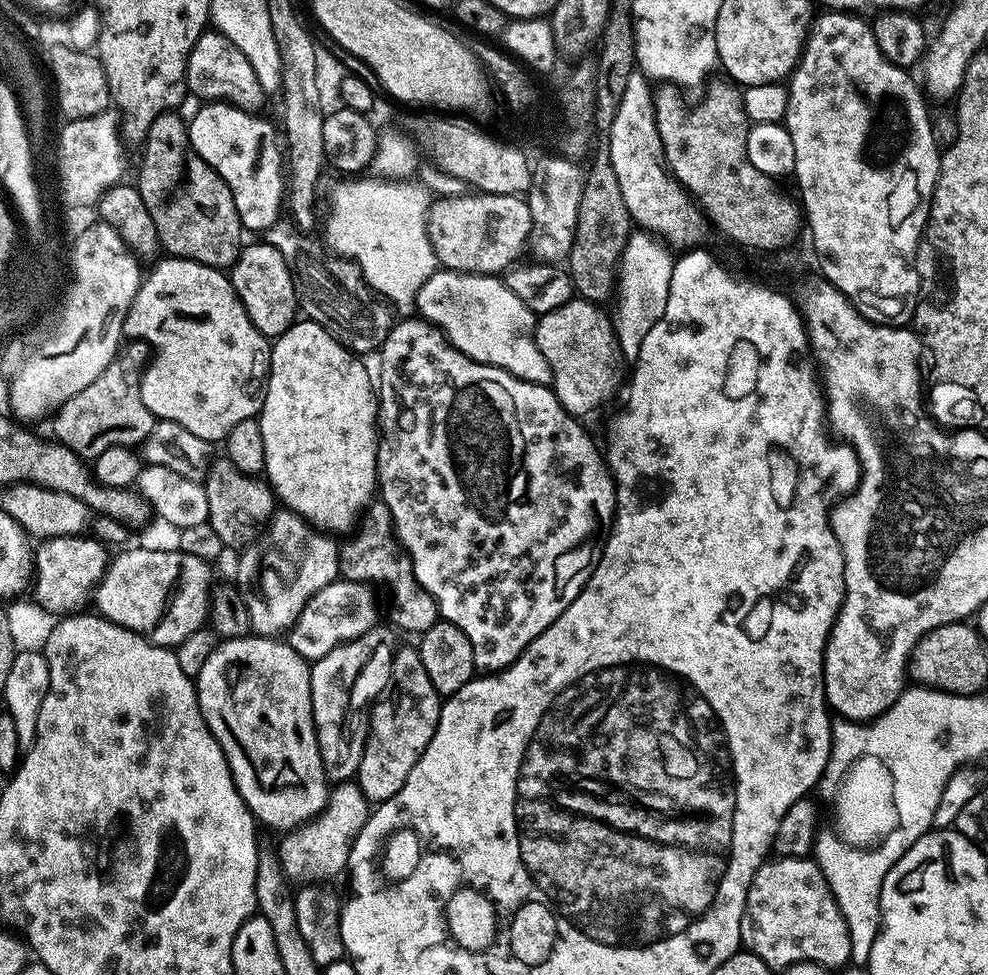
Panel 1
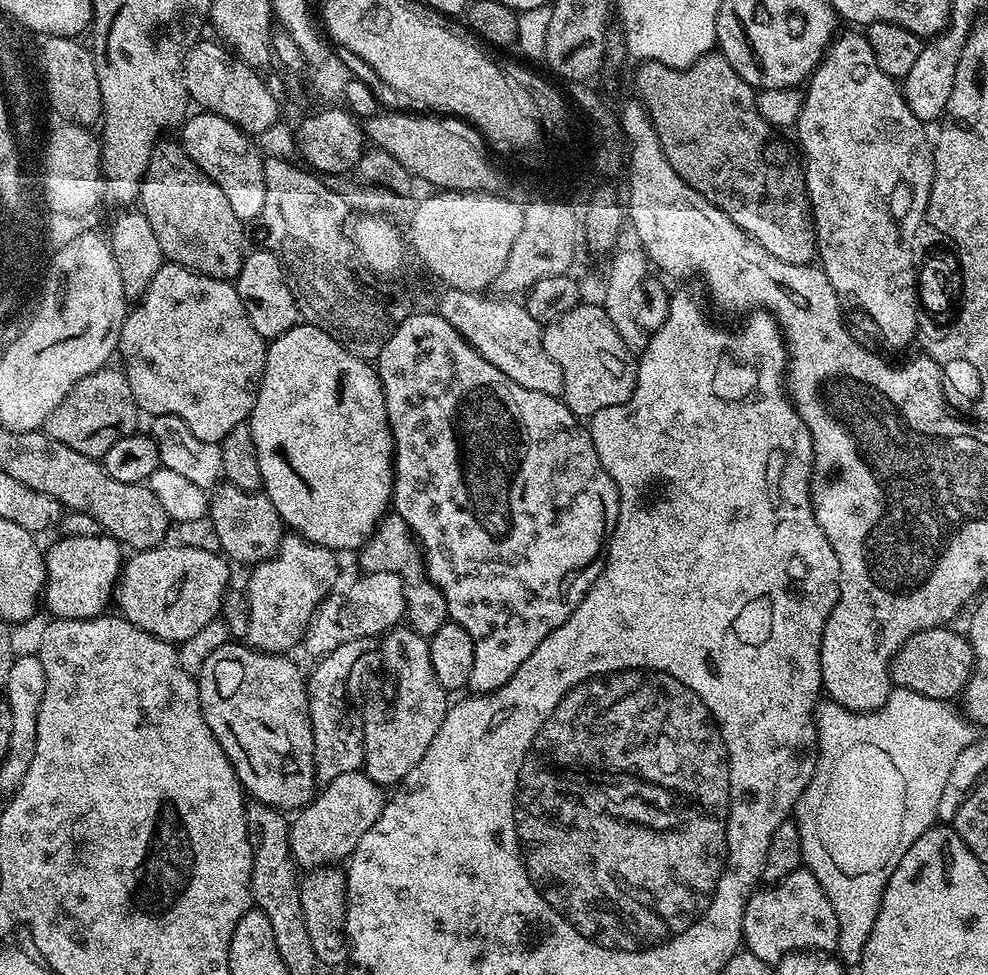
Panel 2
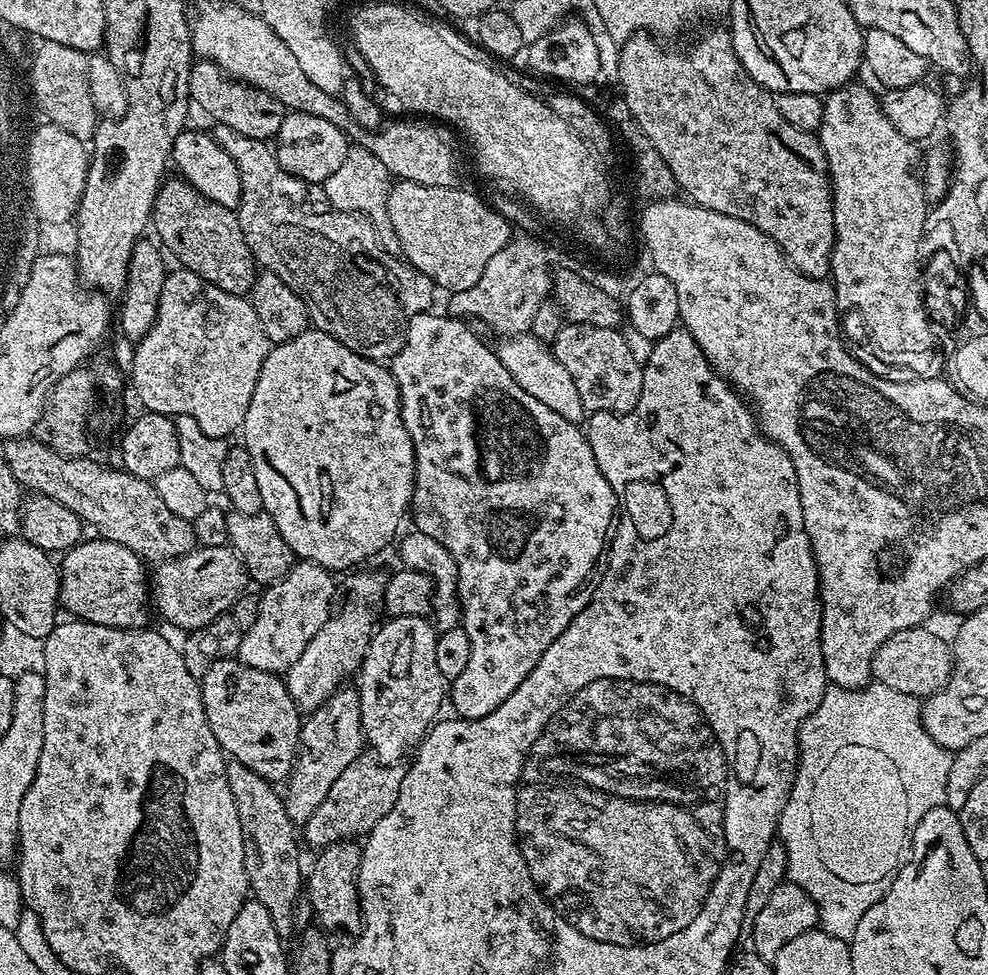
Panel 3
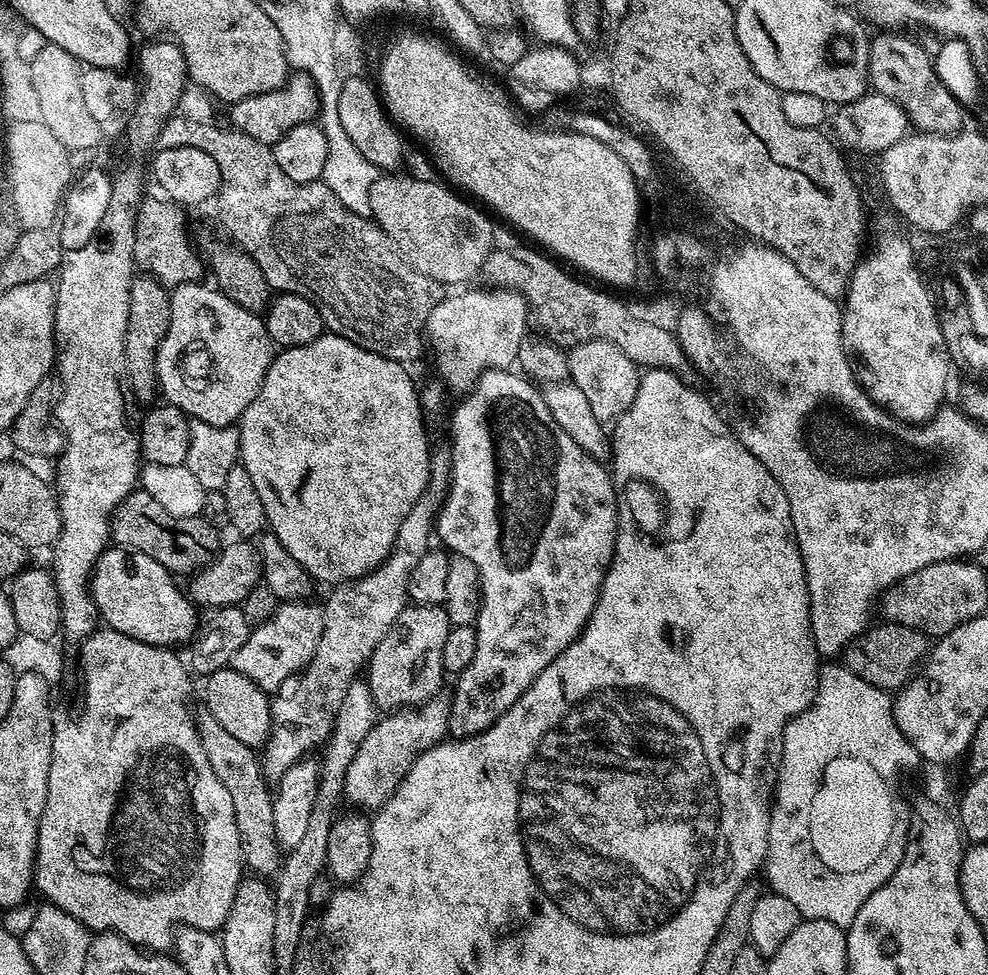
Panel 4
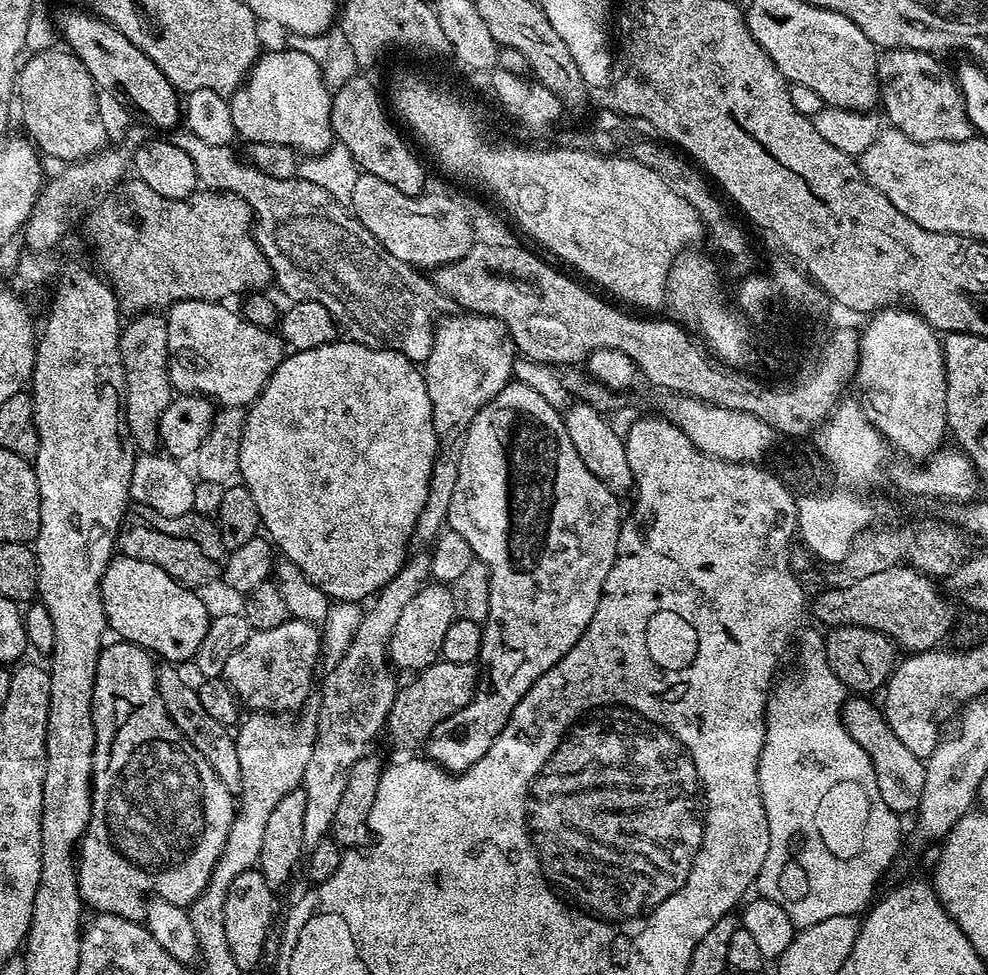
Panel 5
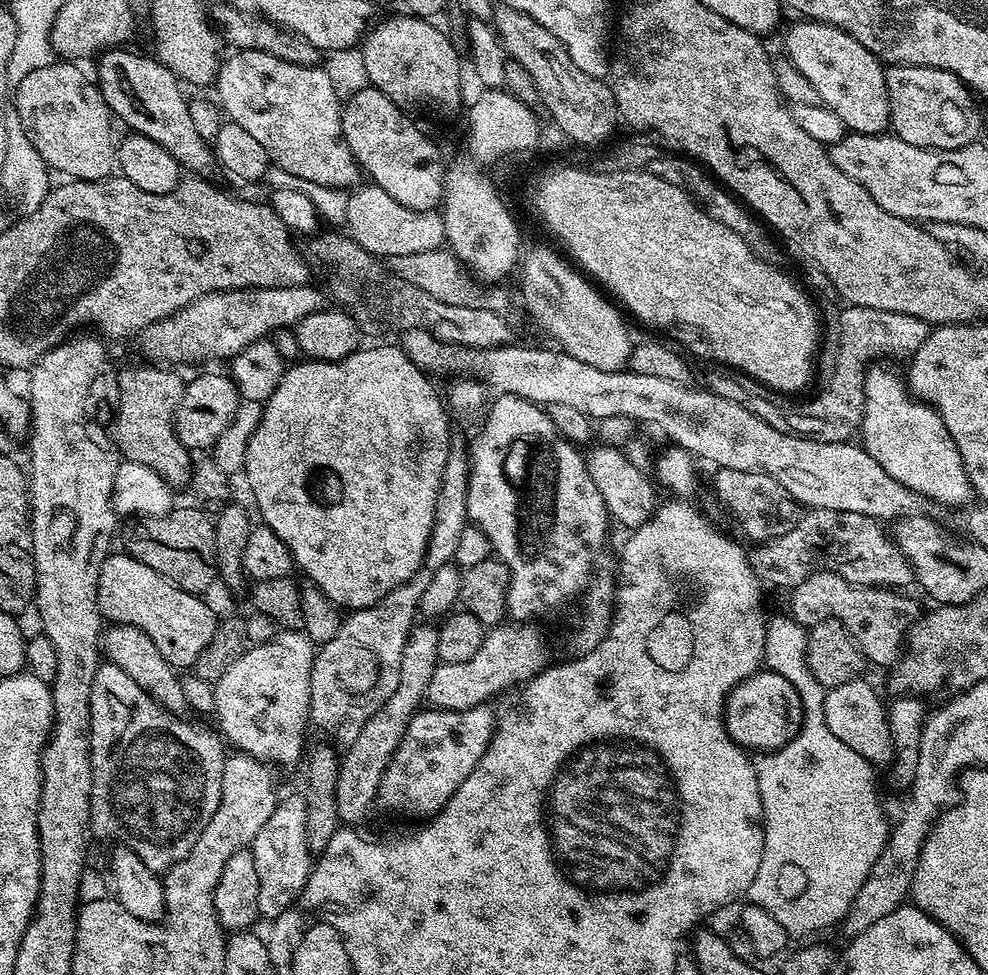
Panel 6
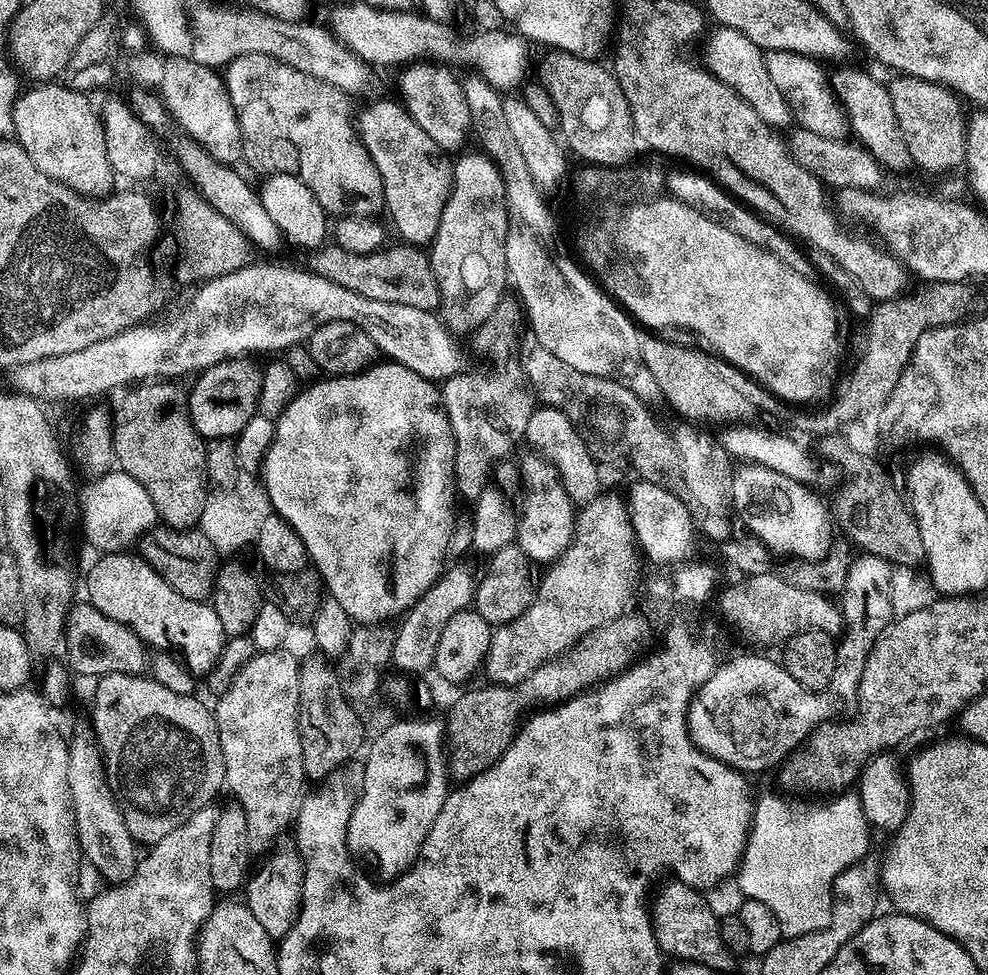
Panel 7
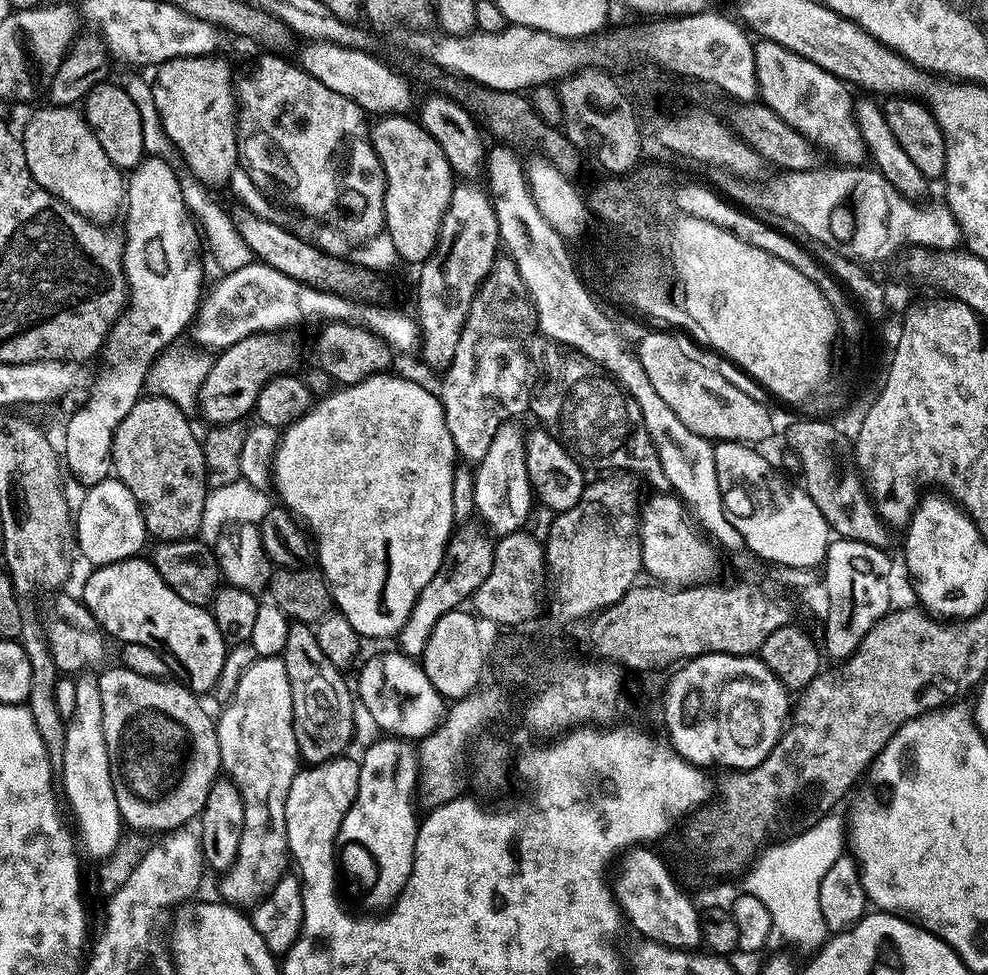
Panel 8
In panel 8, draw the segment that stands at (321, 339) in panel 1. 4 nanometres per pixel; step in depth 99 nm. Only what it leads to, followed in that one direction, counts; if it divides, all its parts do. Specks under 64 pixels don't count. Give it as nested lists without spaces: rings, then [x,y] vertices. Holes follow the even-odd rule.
[[[392,375],[371,376],[357,384],[337,387],[334,394],[317,399],[305,416],[283,429],[280,442],[276,445],[274,465],[274,488],[280,491],[280,496],[284,499],[281,500],[283,507],[303,521],[313,533],[317,532],[317,536],[314,536],[314,552],[315,555],[316,552],[320,555],[318,568],[324,573],[324,579],[328,581],[328,587],[332,590],[335,607],[348,619],[350,626],[354,626],[354,630],[361,638],[373,636],[376,640],[384,640],[387,636],[399,637],[402,626],[414,610],[414,602],[418,594],[422,594],[426,582],[434,578],[442,562],[448,539],[454,531],[451,490],[454,486],[455,470],[458,467],[458,453],[444,421],[444,407],[440,404],[439,395],[433,389],[431,392],[430,389],[423,388],[416,380]]]

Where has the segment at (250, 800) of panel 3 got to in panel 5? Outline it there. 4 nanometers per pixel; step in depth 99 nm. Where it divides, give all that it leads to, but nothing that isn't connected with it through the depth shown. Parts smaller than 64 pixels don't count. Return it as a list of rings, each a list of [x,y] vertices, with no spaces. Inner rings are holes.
[[[164,664],[157,669],[156,689],[162,698],[166,712],[171,721],[179,728],[179,732],[194,746],[196,750],[208,762],[211,769],[218,774],[218,778],[230,789],[237,789],[240,784],[241,771],[238,763],[238,752],[235,735],[231,729],[216,718],[211,717],[202,707],[201,699],[198,698],[196,688],[189,685],[185,678],[174,668],[173,665]]]

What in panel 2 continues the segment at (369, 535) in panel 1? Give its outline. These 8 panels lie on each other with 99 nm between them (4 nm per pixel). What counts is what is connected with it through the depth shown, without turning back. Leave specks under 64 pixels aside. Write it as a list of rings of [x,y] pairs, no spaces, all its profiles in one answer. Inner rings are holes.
[[[389,510],[384,513],[380,525],[373,530],[363,548],[359,549],[358,556],[365,573],[389,572],[398,574],[398,578],[402,578],[402,586],[406,594],[404,610],[407,627],[414,629],[420,636],[431,638],[435,632],[442,630],[444,624],[449,623],[446,598],[428,576],[420,545],[416,543],[416,537],[413,536],[410,526],[406,526],[406,522],[397,512]]]

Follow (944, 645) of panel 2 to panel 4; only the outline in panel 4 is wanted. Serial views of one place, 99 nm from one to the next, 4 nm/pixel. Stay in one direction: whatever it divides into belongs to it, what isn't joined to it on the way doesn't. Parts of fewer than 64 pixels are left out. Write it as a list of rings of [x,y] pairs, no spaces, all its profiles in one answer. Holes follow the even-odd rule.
[[[891,622],[878,624],[869,627],[868,631],[862,633],[857,640],[853,640],[845,648],[842,663],[845,668],[858,674],[862,682],[870,682],[870,686],[878,686],[885,690],[899,690],[923,665],[930,651],[930,640],[924,633],[910,626]]]

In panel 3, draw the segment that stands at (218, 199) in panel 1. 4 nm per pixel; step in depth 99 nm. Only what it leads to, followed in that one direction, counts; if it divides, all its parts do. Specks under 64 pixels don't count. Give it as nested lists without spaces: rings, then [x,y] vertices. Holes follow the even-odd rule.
[[[178,176],[169,177],[165,179],[160,186],[159,191],[156,192],[155,204],[152,206],[151,225],[153,233],[156,232],[160,238],[159,243],[161,247],[171,256],[171,254],[178,260],[176,261],[181,267],[187,269],[188,272],[196,273],[203,281],[210,282],[211,285],[218,286],[220,290],[225,290],[227,293],[234,294],[235,296],[249,295],[252,291],[253,284],[258,275],[258,265],[253,255],[250,254],[250,248],[246,245],[245,235],[242,234],[241,224],[237,220],[236,213],[231,208],[226,208],[220,203],[205,198],[198,190],[194,190],[185,180],[181,180]]]

